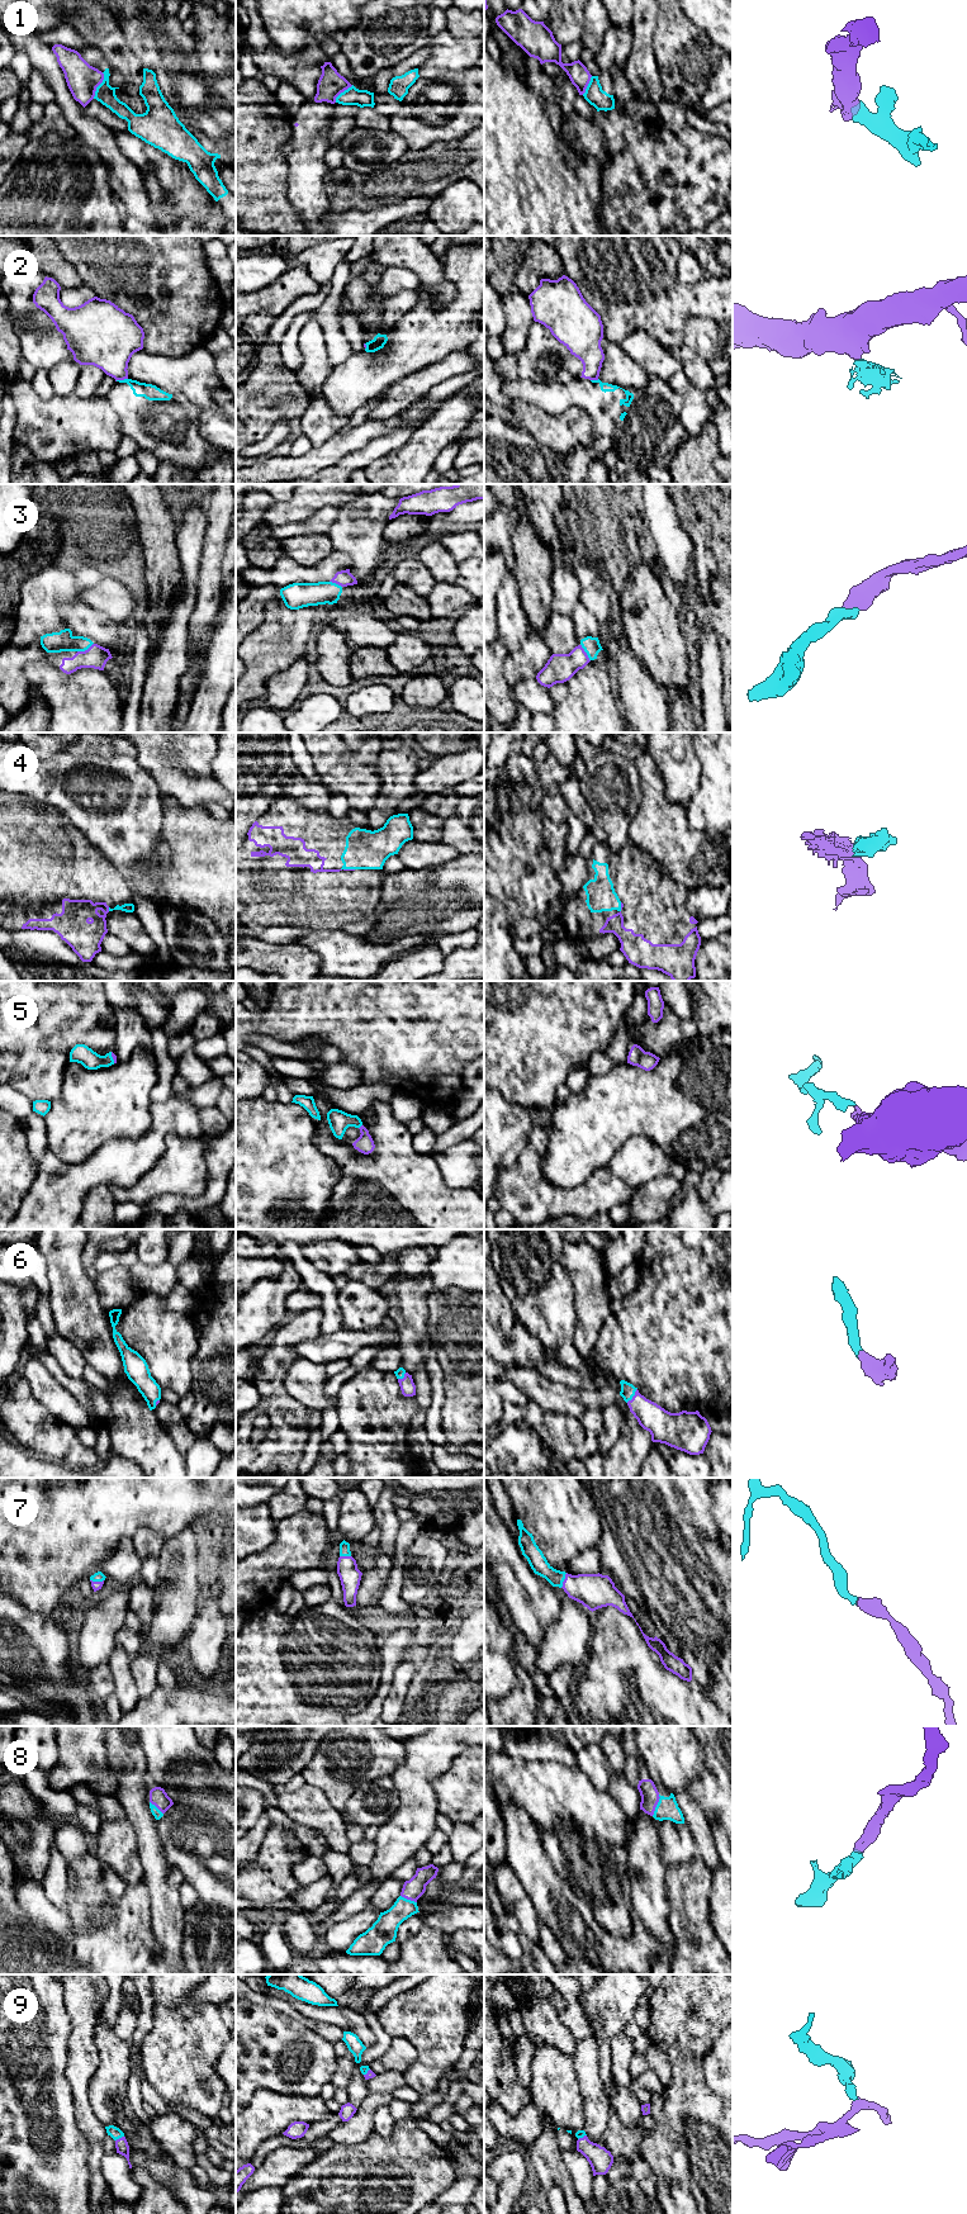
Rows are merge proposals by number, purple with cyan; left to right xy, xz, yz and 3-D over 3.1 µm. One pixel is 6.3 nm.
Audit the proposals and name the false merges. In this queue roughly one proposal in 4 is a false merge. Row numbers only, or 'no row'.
1, 2

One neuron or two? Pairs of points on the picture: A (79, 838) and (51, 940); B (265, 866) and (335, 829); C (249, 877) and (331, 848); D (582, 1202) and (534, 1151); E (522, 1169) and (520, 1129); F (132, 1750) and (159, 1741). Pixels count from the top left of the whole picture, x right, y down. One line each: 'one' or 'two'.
A: two
B: one
C: one
D: one
E: two
F: two

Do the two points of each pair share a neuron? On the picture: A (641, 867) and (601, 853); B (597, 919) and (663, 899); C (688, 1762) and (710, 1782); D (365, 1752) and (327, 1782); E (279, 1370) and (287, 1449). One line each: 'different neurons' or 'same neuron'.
A: same neuron
B: same neuron
C: different neurons
D: same neuron
E: same neuron

